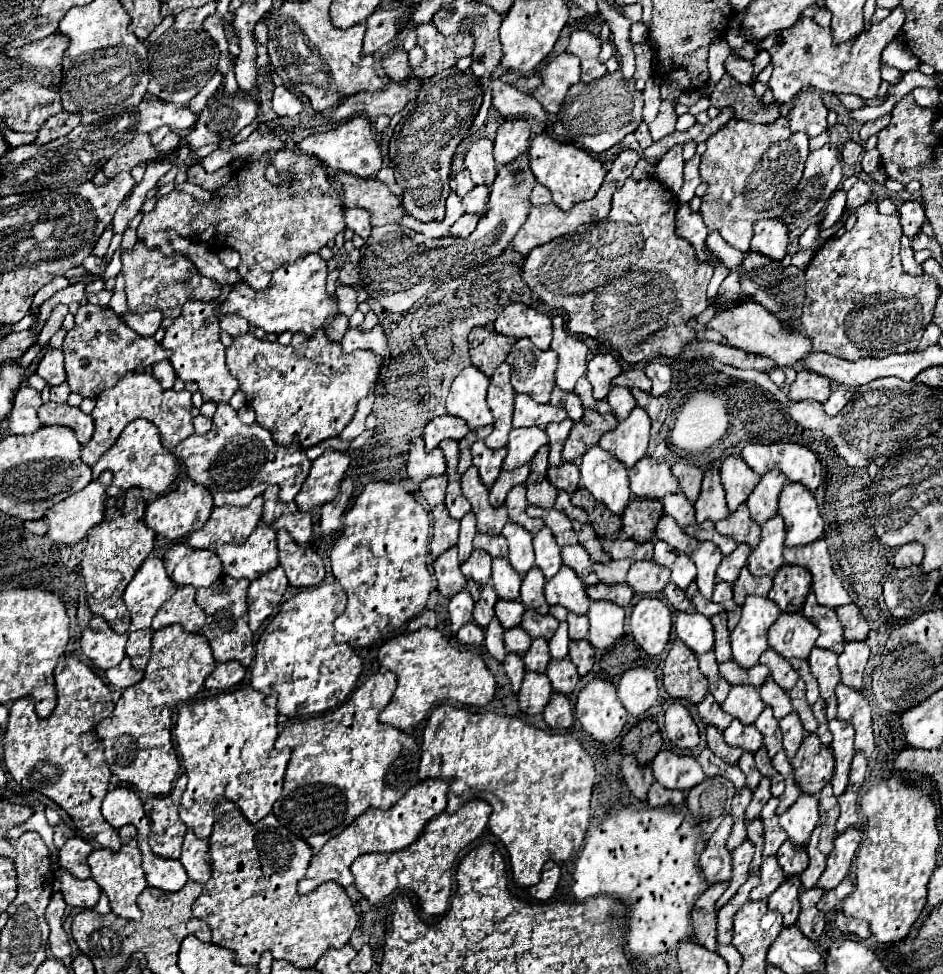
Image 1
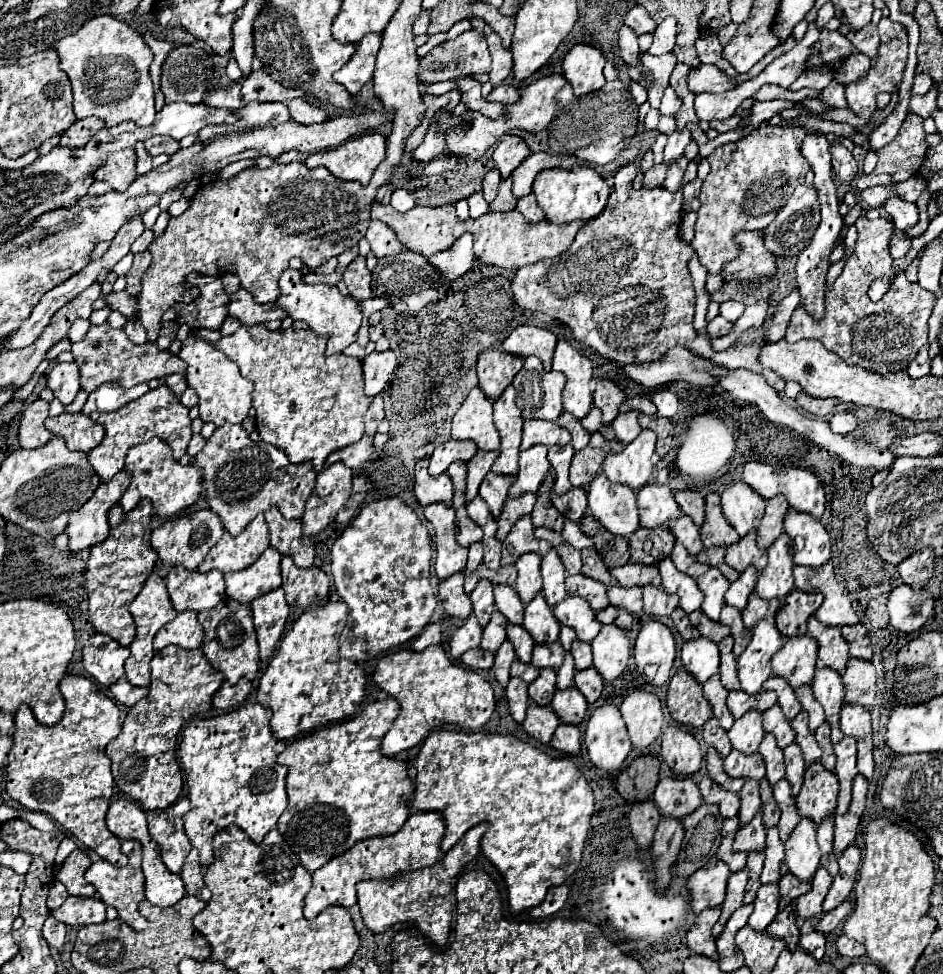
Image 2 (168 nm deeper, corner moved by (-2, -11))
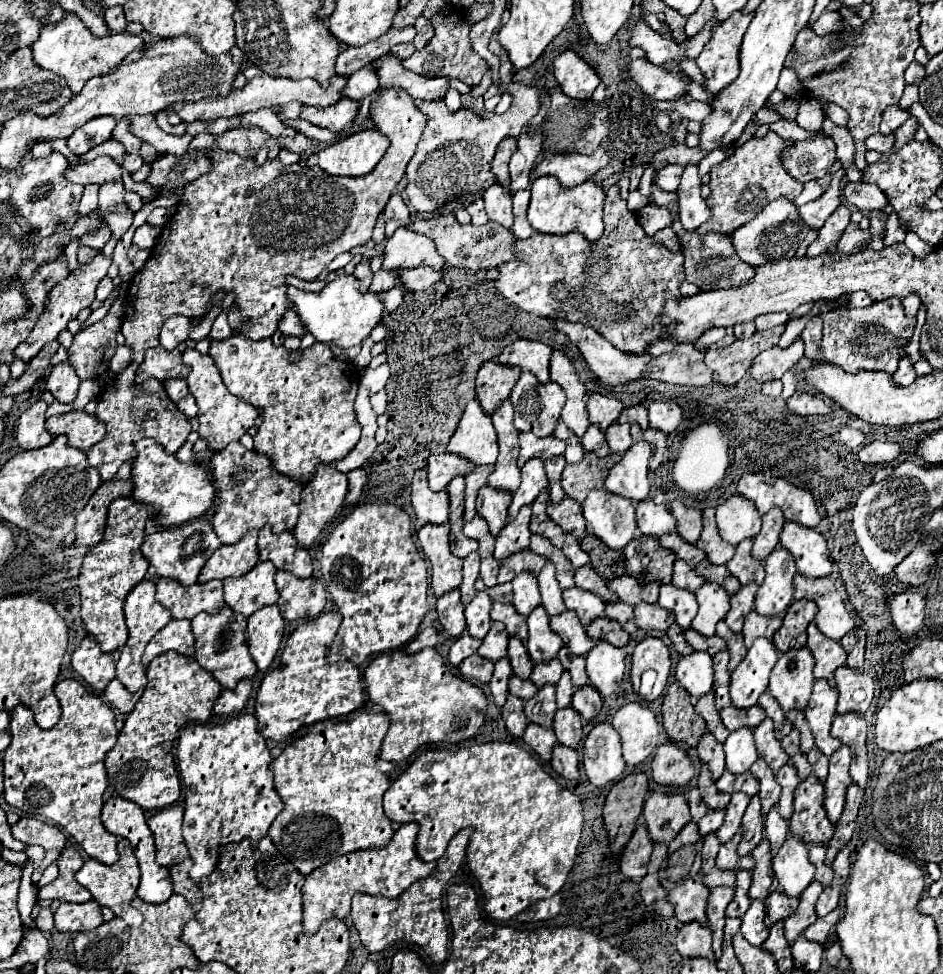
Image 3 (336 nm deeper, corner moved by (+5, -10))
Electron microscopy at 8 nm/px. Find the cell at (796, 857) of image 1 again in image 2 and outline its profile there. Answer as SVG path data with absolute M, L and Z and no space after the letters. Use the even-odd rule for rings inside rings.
M786 874L778 882L778 888L780 888L780 908L786 908L798 896L810 892L810 882L800 882L792 874Z

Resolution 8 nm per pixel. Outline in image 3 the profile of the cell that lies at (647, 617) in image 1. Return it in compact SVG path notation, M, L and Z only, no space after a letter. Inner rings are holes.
M645 637L635 645L633 651L633 661L631 661L631 681L633 689L639 689L639 679L645 669L655 669L657 671L657 681L653 685L653 693L649 695L647 701L657 699L659 695L665 693L669 669L671 669L671 657L667 645L659 637Z

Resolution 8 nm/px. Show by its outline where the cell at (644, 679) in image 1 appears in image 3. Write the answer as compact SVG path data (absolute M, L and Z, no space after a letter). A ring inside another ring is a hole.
M633 701L623 705L611 723L621 735L623 757L631 767L649 759L659 745L659 723L645 703Z

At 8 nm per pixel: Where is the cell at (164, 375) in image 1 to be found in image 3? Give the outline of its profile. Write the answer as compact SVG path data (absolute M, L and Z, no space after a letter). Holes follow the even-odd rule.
M167 379L167 381L163 381L163 385L173 403L177 403L181 397L185 397L189 393L185 379Z

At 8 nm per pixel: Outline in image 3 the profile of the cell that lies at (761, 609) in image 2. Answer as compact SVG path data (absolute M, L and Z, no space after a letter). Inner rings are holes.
M757 611L747 613L745 625L743 625L743 637L745 637L745 647L749 649L755 637L773 637L773 633L781 627L781 617L767 617Z

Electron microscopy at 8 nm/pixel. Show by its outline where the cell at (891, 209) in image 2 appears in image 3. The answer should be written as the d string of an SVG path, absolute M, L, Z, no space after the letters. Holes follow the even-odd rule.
M847 183L843 189L845 201L861 211L883 211L887 201L887 195L877 187L869 183Z

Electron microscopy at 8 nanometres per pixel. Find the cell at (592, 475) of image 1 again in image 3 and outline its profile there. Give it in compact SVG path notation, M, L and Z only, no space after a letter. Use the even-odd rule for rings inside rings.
M593 489L581 503L581 507L583 507L583 517L587 521L587 533L599 537L611 549L623 549L635 537L637 529L635 507L633 501L629 501L627 497L617 497L615 493L609 493L605 489Z

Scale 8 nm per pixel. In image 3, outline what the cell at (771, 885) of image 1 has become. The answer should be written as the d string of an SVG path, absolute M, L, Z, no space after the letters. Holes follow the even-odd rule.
M753 899L751 907L743 915L743 925L741 925L741 933L743 933L743 937L751 945L761 945L767 939L769 929L765 925L763 917L765 917L765 905L763 905L763 901L761 899Z

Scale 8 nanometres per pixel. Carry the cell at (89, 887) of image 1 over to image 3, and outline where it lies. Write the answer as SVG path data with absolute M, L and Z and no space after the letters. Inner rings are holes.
M97 901L87 903L61 903L55 911L55 929L77 933L91 931L103 923L101 905Z

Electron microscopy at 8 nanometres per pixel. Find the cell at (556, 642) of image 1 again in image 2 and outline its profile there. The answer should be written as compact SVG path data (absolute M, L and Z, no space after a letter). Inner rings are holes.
M566 652L566 658L564 658L564 664L562 668L558 670L558 690L566 690L574 684L574 658L570 658L570 654Z

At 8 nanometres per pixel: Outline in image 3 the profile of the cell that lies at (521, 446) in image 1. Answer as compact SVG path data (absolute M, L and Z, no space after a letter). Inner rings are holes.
M533 457L521 467L521 485L513 493L513 501L509 505L509 517L515 517L515 513L523 505L531 505L545 487L547 487L547 475L543 469L543 461Z

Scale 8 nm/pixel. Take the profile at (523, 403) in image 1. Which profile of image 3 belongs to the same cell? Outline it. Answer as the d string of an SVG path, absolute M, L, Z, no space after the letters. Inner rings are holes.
M529 431L521 433L519 437L519 445L521 445L521 451L519 451L519 459L517 459L517 465L523 467L523 461L531 459L531 457L539 457L539 459L549 459L549 457L557 457L557 455L563 455L565 451L565 441L557 439L555 435L547 435L547 437L537 437Z

